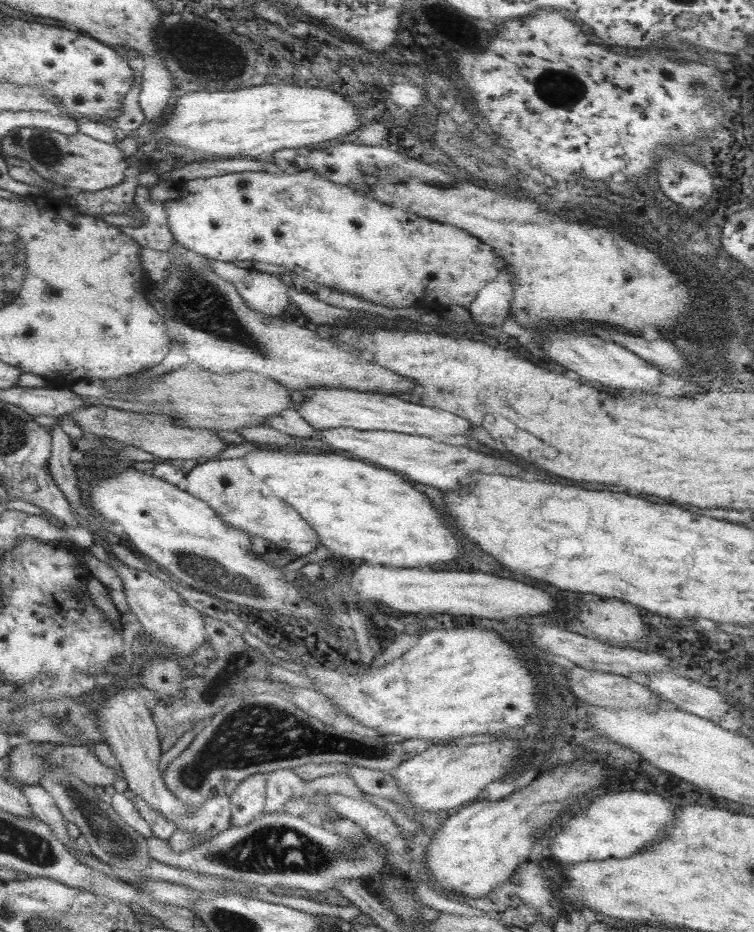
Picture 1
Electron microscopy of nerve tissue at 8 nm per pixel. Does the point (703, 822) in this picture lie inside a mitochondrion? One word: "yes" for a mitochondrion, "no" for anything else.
no

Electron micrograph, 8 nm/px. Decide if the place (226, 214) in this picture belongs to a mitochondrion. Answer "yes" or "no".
no

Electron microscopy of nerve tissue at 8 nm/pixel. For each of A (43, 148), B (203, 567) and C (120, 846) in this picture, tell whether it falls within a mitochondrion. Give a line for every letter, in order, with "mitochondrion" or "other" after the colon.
A: mitochondrion
B: mitochondrion
C: mitochondrion

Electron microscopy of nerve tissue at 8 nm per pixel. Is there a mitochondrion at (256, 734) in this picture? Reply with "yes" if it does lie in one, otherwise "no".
yes

